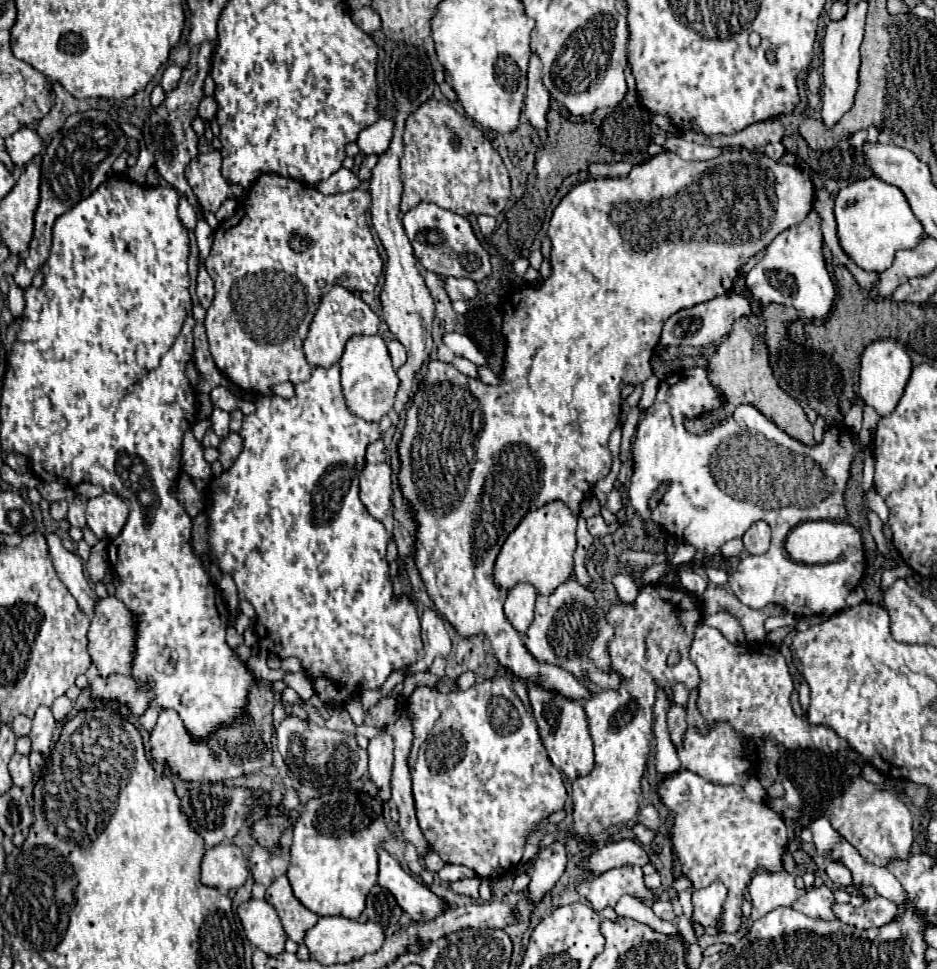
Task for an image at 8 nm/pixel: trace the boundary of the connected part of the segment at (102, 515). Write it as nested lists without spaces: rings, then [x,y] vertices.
[[[101,494],[87,502],[87,526],[99,540],[113,540],[127,522],[127,504],[117,494]]]

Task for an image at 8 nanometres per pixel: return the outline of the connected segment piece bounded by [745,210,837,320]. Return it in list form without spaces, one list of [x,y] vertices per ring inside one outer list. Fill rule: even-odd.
[[[811,210],[803,222],[783,230],[765,250],[765,256],[755,264],[755,268],[745,276],[747,290],[761,304],[789,304],[807,320],[823,320],[835,300],[835,284],[825,268],[823,258],[823,232],[821,218]]]

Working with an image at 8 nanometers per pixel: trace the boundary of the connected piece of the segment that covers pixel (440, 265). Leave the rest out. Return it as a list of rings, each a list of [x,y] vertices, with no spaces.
[[[419,202],[403,216],[403,226],[413,246],[413,252],[425,270],[445,278],[447,276],[471,278],[475,282],[481,282],[483,278],[491,276],[489,254],[482,243],[475,238],[471,224],[465,216],[443,210],[431,202]]]

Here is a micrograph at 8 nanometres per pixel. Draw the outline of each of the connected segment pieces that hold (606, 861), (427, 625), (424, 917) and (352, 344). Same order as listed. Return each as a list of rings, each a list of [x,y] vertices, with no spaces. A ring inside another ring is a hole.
[[[621,840],[621,842],[607,844],[601,850],[597,850],[595,854],[591,854],[585,862],[585,868],[591,868],[595,874],[601,874],[601,872],[607,872],[609,868],[615,868],[621,864],[645,866],[647,862],[649,862],[649,854],[645,852],[645,848],[639,842]]]
[[[423,610],[421,638],[423,638],[425,656],[401,668],[407,674],[426,671],[435,658],[445,658],[451,652],[451,640],[443,626],[443,618],[435,610]]]
[[[379,848],[379,884],[395,896],[397,904],[411,916],[413,922],[435,920],[449,908],[443,898],[407,874],[383,848]]]
[[[379,334],[351,336],[347,340],[345,352],[339,364],[341,364],[343,394],[349,404],[349,410],[367,422],[379,422],[393,408],[395,394],[399,390],[399,378],[391,364],[391,356],[389,356],[385,340]]]

